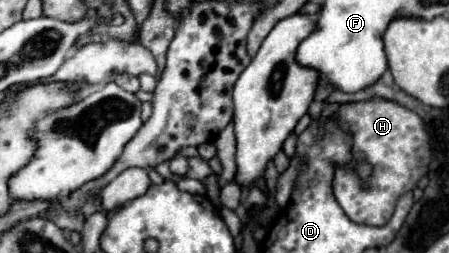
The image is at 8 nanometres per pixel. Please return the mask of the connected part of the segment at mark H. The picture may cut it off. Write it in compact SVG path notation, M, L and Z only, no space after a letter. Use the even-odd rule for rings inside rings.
M372 98L366 102L340 104L330 120L352 138L352 160L344 166L334 166L332 188L336 202L356 224L384 226L392 218L398 198L414 190L418 180L428 172L432 144L422 118L394 100ZM362 160L372 166L366 180L358 176L358 166Z

